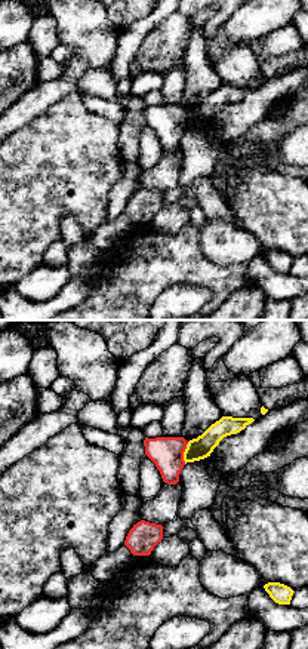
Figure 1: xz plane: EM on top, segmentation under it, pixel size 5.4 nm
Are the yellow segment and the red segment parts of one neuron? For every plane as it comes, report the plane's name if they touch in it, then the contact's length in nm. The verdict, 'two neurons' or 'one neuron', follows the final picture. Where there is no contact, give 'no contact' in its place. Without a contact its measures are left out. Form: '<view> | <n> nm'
xz | 120 nm

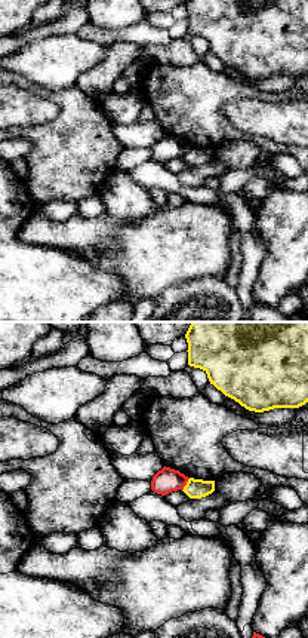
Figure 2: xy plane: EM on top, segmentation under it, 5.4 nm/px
xy | 80 nm

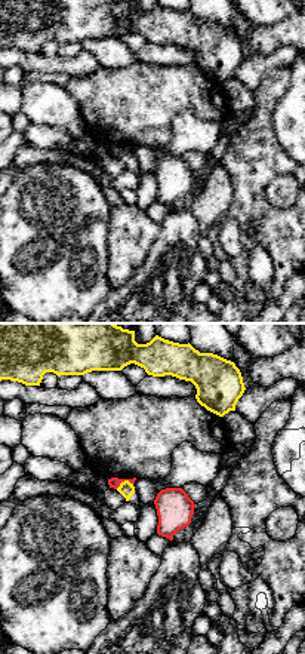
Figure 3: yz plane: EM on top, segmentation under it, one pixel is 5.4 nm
yz | 100 nm

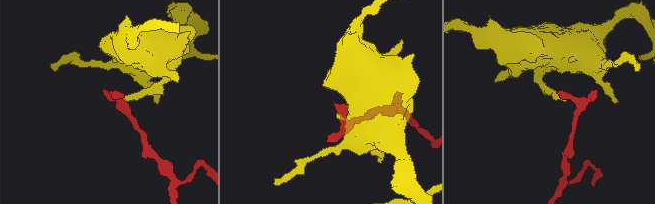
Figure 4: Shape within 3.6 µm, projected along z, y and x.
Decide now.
two neurons

